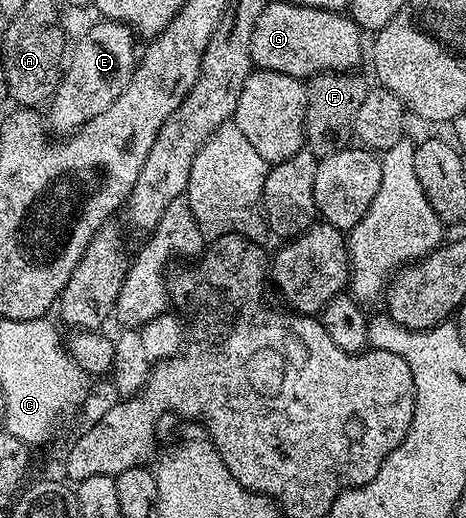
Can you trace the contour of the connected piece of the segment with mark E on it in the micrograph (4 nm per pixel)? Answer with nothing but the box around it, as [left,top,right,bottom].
[46,19,138,135]

